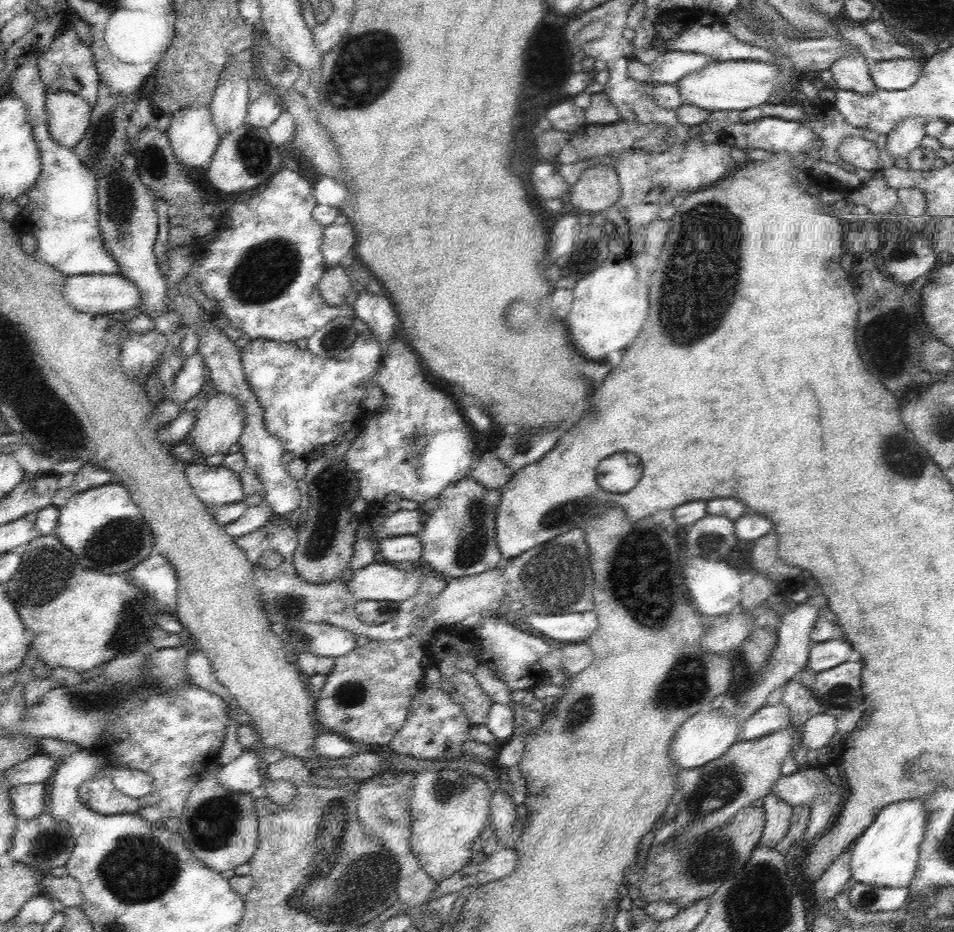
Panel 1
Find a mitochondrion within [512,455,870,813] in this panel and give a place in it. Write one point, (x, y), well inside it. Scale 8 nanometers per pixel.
(560, 564)

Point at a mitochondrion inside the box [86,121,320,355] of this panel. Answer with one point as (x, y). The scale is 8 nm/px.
(263, 273)

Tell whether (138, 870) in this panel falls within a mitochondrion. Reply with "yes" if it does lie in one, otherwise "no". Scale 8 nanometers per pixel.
yes

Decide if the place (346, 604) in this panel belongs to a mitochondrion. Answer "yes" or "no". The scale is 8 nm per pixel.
no

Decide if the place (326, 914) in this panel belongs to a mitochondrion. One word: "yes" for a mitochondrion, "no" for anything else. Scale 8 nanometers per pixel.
yes

